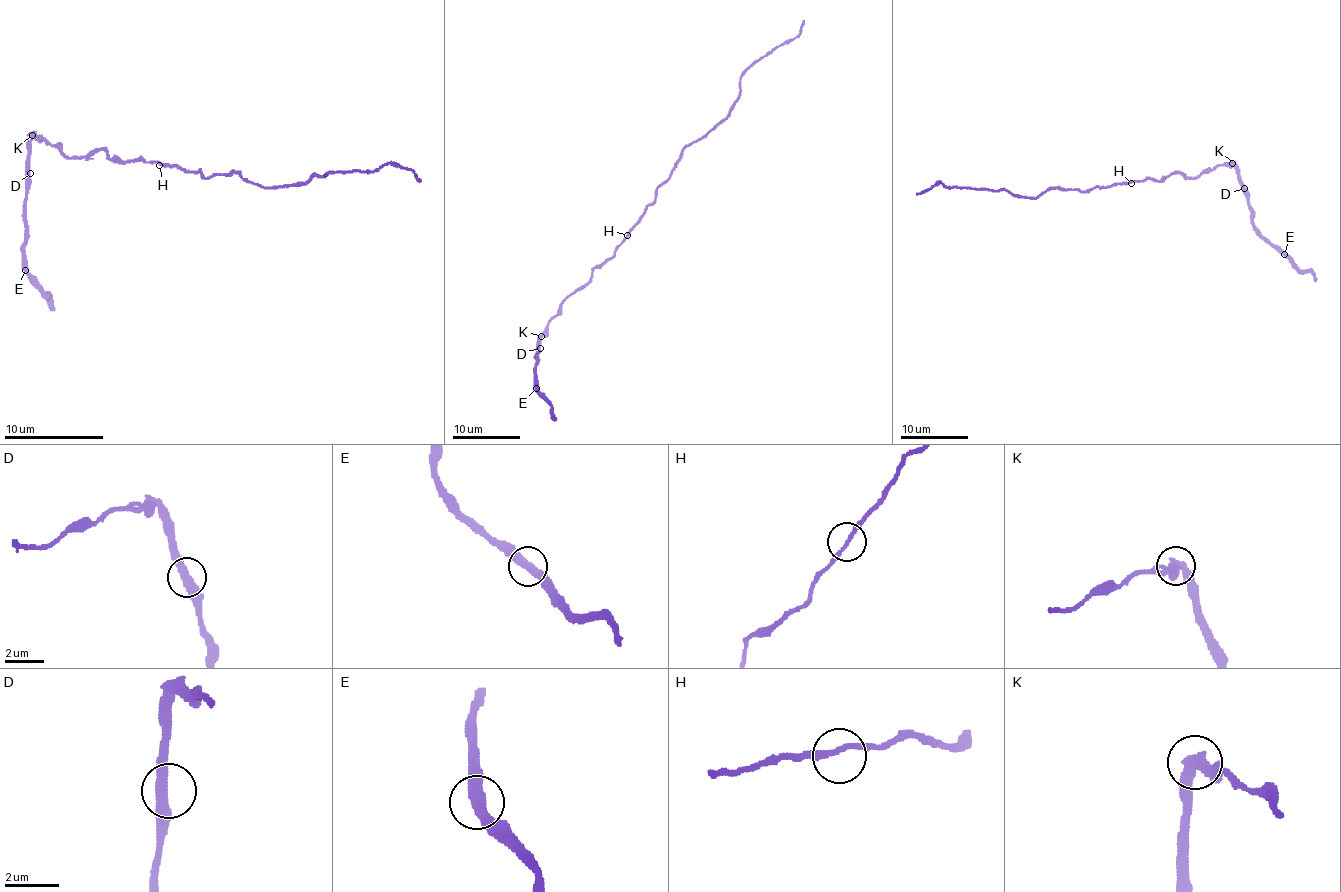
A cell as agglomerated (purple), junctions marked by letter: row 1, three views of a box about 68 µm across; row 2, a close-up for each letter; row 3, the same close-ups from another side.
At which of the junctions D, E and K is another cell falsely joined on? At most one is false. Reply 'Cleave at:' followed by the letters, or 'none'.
Cleave at: K

